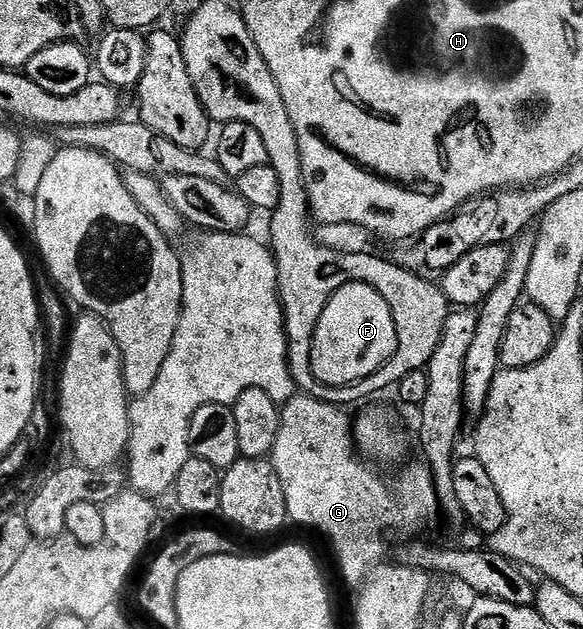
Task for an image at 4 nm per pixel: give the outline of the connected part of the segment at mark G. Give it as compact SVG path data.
M295 395L280 406L280 410L279 435L275 435L271 460L275 475L279 475L279 483L283 483L289 521L306 525L309 529L318 529L333 544L346 583L360 587L364 585L369 572L386 560L385 536L388 533L421 535L432 523L433 516L438 516L437 492L431 471L424 463L409 465L401 473L401 485L392 489L367 462L357 458L359 453L355 448L355 425L342 406L328 405L308 395Z

